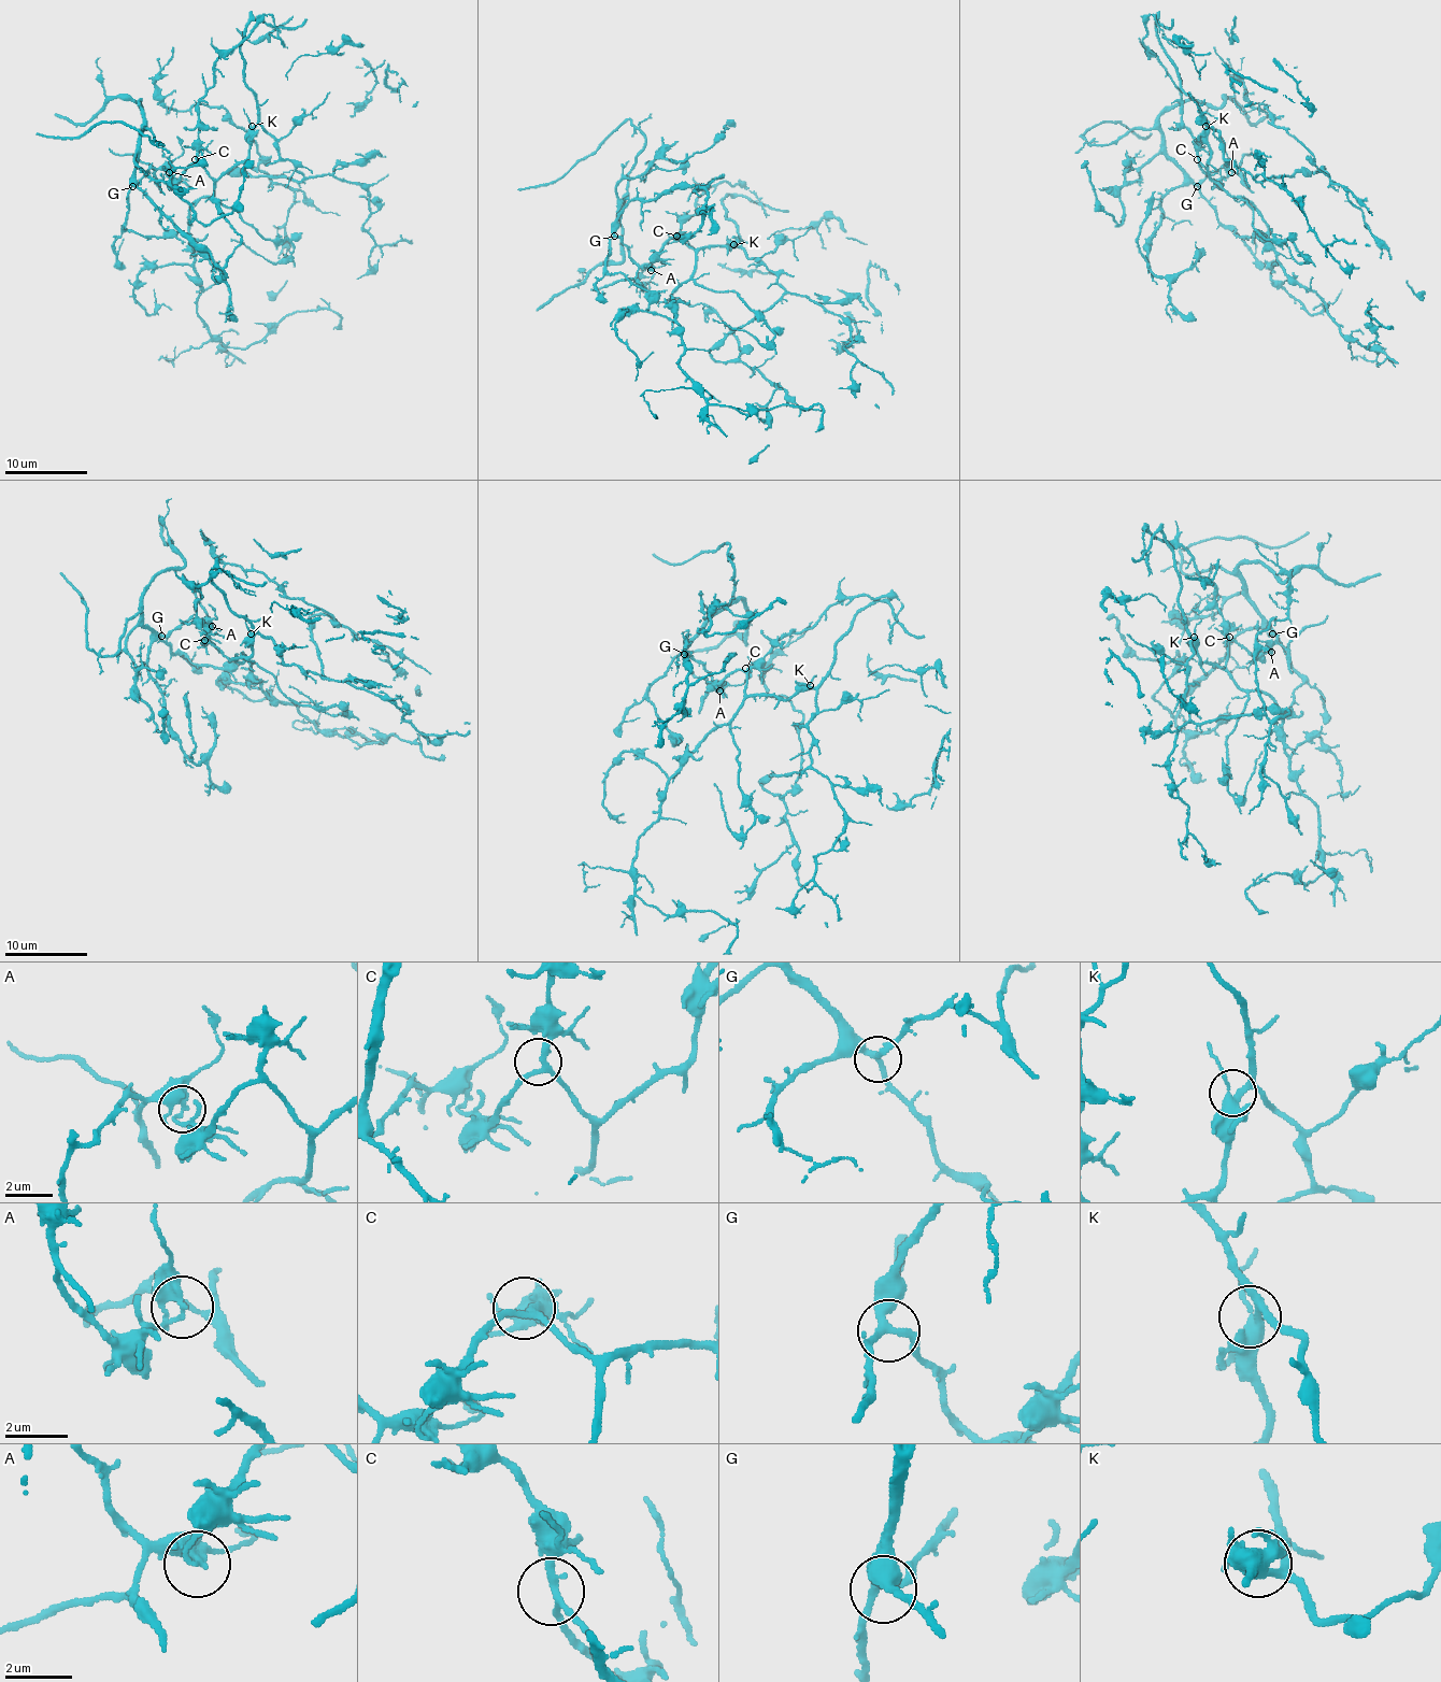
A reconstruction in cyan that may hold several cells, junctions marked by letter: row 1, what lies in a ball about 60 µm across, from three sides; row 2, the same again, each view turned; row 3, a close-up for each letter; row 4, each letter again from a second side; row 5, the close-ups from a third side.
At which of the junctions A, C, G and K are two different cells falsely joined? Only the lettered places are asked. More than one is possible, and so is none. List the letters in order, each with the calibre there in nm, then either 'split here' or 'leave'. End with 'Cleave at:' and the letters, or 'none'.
A: calibre 240 nm; split here
C: calibre 200 nm; leave
G: calibre 240 nm; leave
K: calibre 340 nm; leave
Cleave at: A

